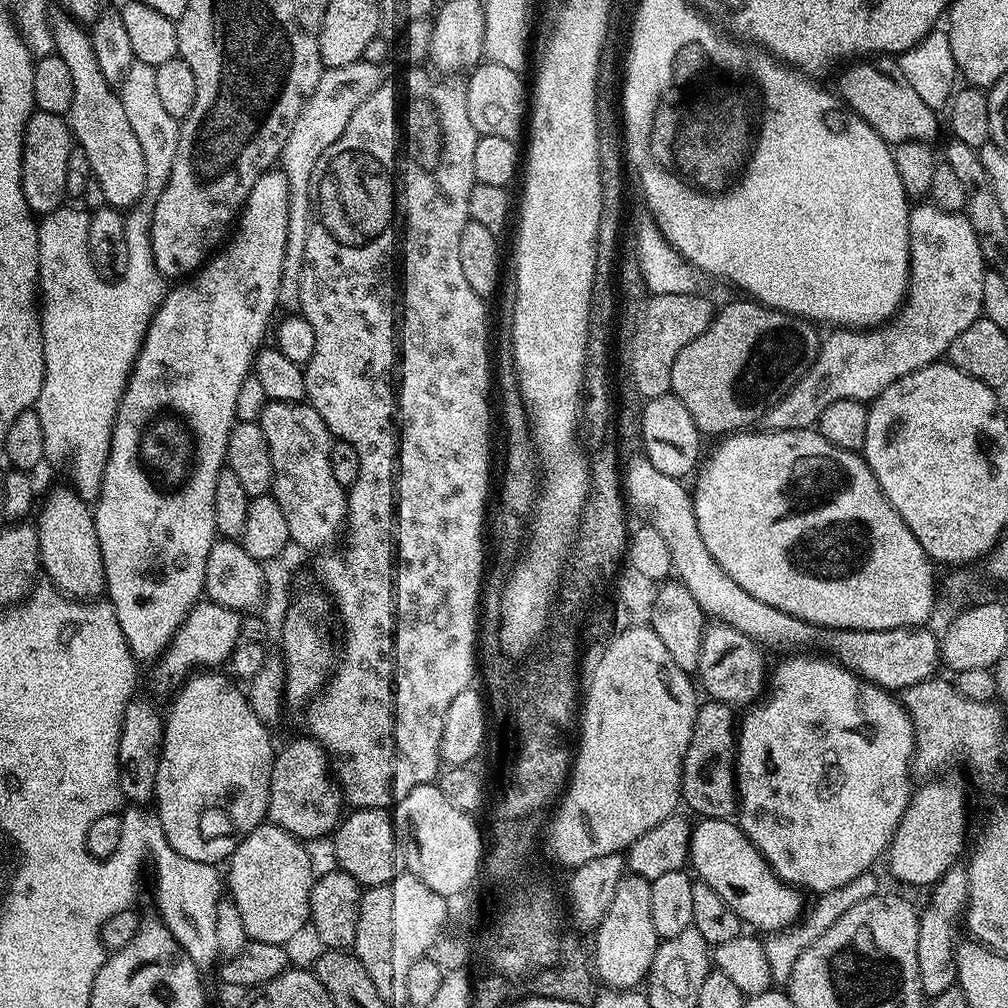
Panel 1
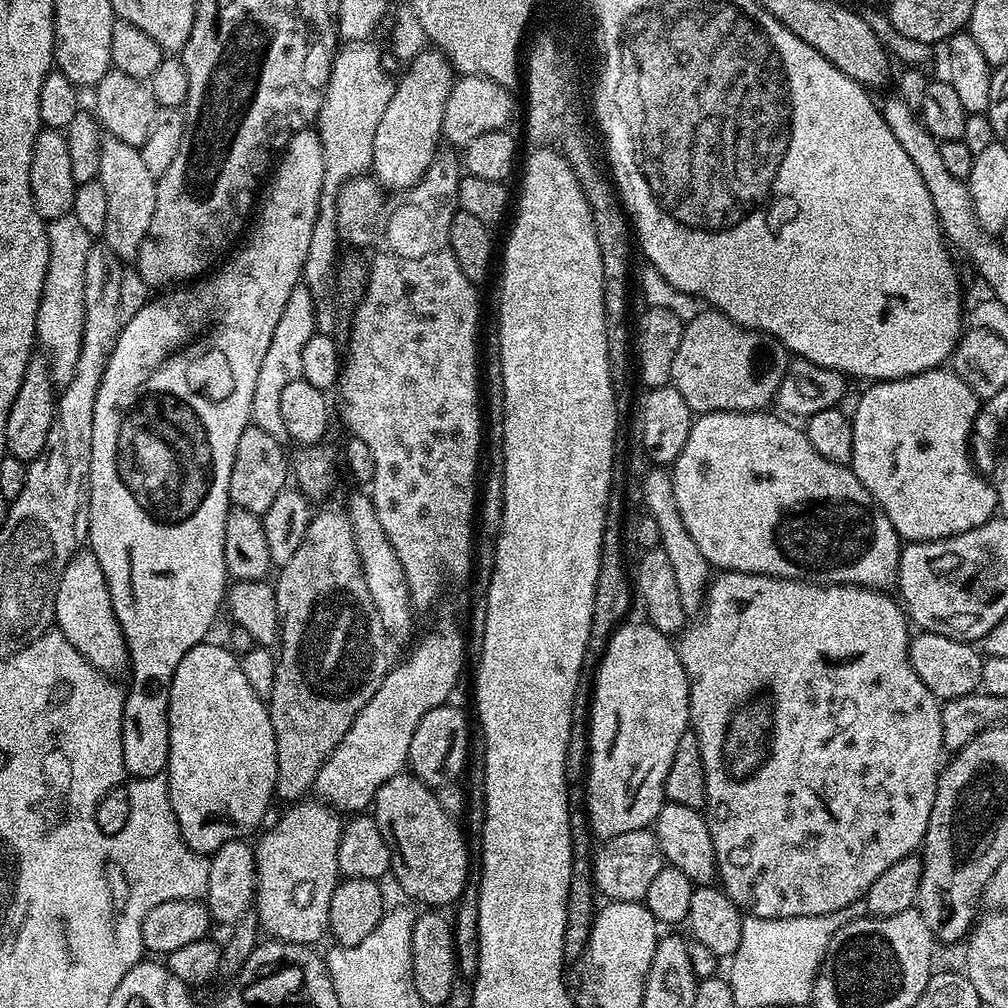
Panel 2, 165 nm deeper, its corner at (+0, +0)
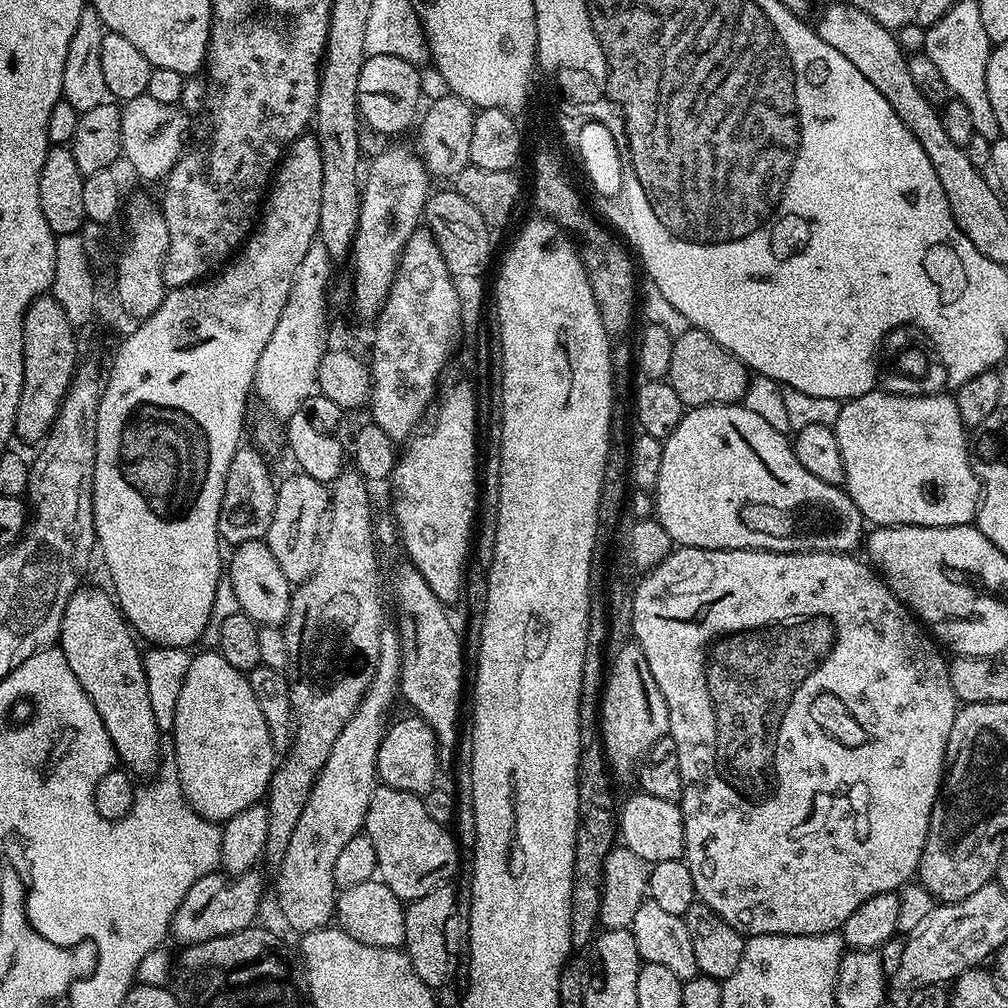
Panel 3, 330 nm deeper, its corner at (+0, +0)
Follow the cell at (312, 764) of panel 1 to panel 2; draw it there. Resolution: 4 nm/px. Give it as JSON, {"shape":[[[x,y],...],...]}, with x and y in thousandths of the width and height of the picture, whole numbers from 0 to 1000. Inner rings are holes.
{"shape":[[[440,611],[433,620],[429,627],[425,627],[417,635],[417,643],[413,643],[398,659],[390,658],[386,662],[385,668],[381,670],[381,676],[371,685],[371,692],[359,700],[359,704],[351,712],[347,724],[343,724],[343,732],[335,736],[335,740],[323,752],[323,756],[313,768],[312,786],[317,790],[320,797],[336,804],[338,807],[357,808],[361,802],[372,795],[375,784],[387,772],[398,769],[402,765],[407,748],[407,735],[411,733],[411,724],[415,724],[415,716],[423,712],[427,704],[437,702],[439,698],[445,697],[448,686],[452,683],[452,678],[456,675],[456,666],[460,663],[462,656],[462,631],[456,623],[447,615]]]}

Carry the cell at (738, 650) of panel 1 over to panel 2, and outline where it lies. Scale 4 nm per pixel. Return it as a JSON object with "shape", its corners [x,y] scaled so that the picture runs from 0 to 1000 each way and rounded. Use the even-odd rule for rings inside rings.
{"shape":[[[659,462],[644,463],[637,478],[636,488],[639,491],[638,507],[645,514],[649,514],[649,518],[653,518],[653,530],[655,531],[653,542],[665,553],[669,574],[673,576],[673,589],[677,596],[677,605],[681,609],[693,608],[698,602],[698,596],[702,589],[704,561],[696,550],[696,546],[692,546],[692,538],[688,538],[688,534],[685,534],[685,526],[681,526],[681,518],[677,518],[677,510],[673,506],[673,498],[669,494],[666,467]]]}

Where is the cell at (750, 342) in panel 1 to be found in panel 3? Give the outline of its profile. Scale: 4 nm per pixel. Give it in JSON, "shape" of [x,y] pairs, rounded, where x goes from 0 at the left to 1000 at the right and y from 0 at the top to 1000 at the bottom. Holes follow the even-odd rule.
{"shape":[[[684,324],[667,338],[665,367],[662,379],[677,395],[683,405],[695,405],[701,401],[729,401],[737,398],[744,387],[744,366],[728,351],[724,351],[704,331]]]}

